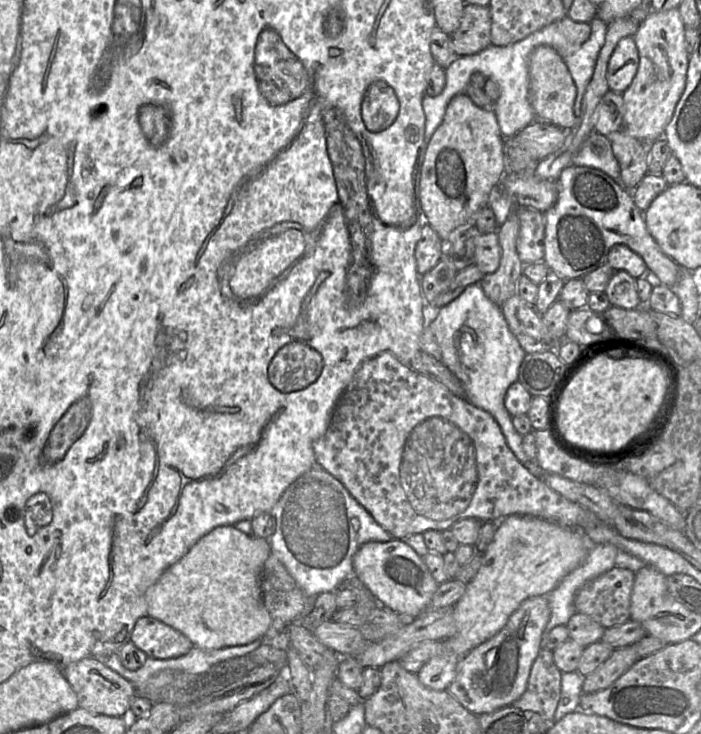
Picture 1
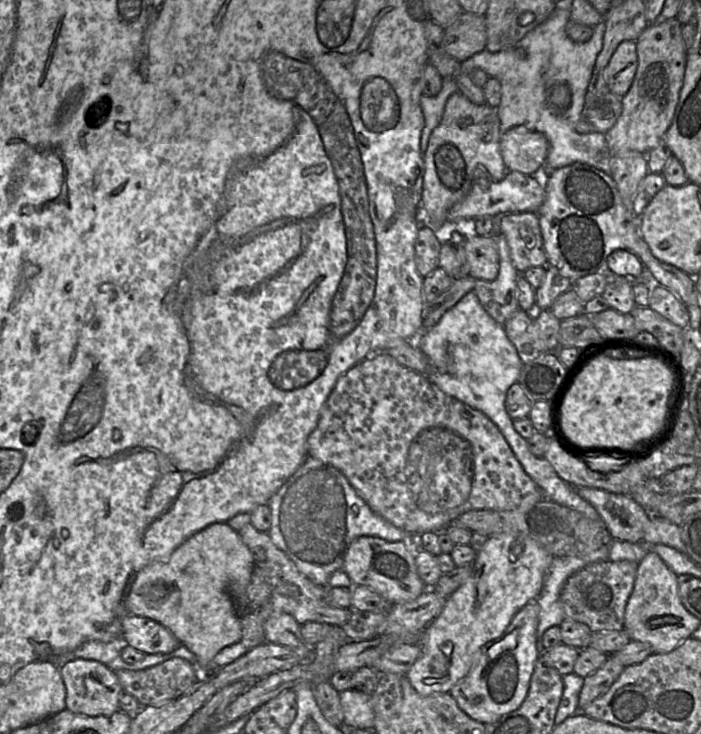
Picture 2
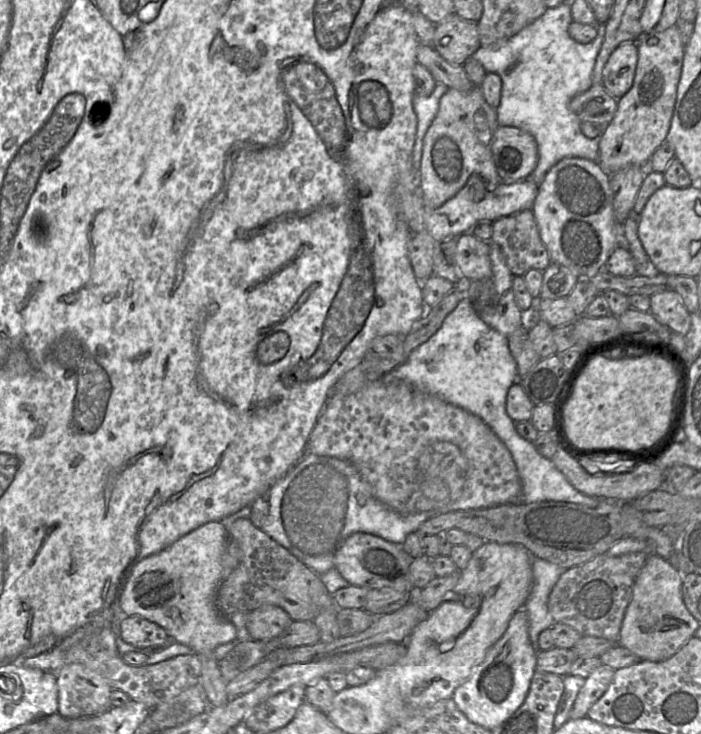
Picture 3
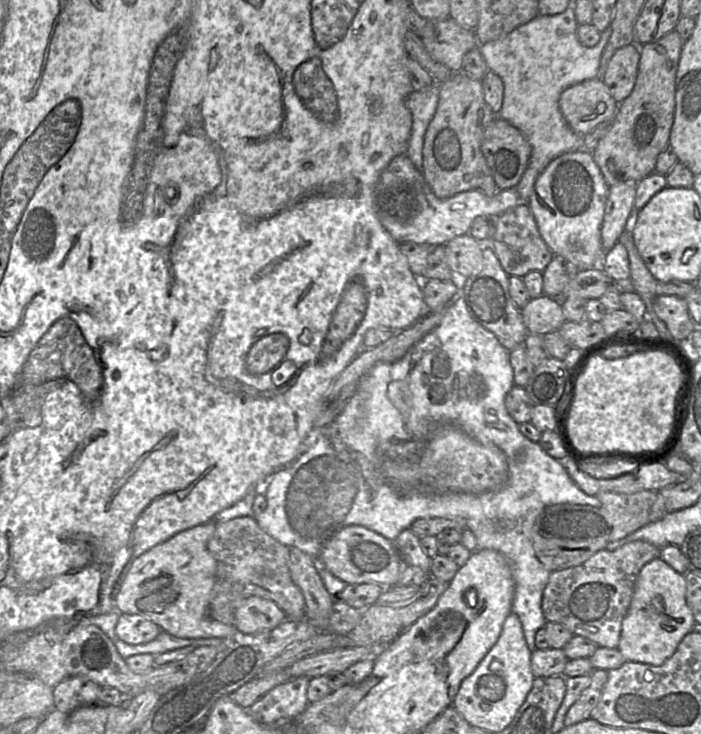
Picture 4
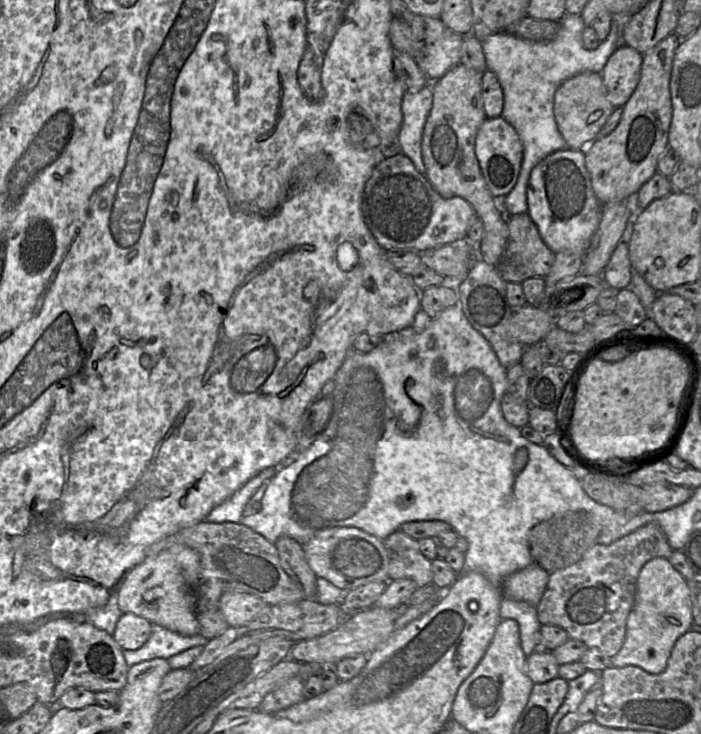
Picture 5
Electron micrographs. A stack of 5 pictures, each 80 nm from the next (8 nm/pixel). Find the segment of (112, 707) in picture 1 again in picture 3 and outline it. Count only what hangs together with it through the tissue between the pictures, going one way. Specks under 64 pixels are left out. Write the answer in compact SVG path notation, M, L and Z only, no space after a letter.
M68 664L56 673L58 712L65 718L91 717L112 708L112 688L82 664Z

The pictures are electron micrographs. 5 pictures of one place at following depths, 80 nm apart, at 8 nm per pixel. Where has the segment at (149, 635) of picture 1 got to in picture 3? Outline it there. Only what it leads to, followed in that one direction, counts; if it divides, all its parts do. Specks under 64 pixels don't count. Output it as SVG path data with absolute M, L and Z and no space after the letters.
M123 616L119 636L124 642L145 649L163 649L175 642L162 627L141 616Z

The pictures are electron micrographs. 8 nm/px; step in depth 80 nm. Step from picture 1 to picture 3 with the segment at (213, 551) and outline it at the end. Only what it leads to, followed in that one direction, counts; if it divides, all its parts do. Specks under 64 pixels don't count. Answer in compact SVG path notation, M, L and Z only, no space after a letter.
M220 521L208 522L184 535L166 549L139 561L124 581L119 605L123 616L141 616L162 627L172 641L189 647L201 661L200 684L212 708L225 705L231 698L226 691L227 683L222 677L214 650L217 646L237 642L234 625L222 616L216 605L216 595L221 582L237 567L240 549L229 539L227 529Z

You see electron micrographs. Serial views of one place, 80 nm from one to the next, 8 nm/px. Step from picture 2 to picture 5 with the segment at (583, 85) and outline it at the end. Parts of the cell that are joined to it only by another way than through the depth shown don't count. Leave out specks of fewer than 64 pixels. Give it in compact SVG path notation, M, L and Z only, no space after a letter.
M566 14L560 20L556 36L549 41L531 41L500 32L482 41L487 69L497 77L504 95L501 116L518 133L523 146L523 160L517 182L502 200L503 210L510 215L527 213L527 185L530 173L549 154L567 148L554 117L554 95L568 78L583 72L602 73L609 57L618 48L619 30L613 17L610 33L594 50L587 50L582 41L587 26L580 15Z

